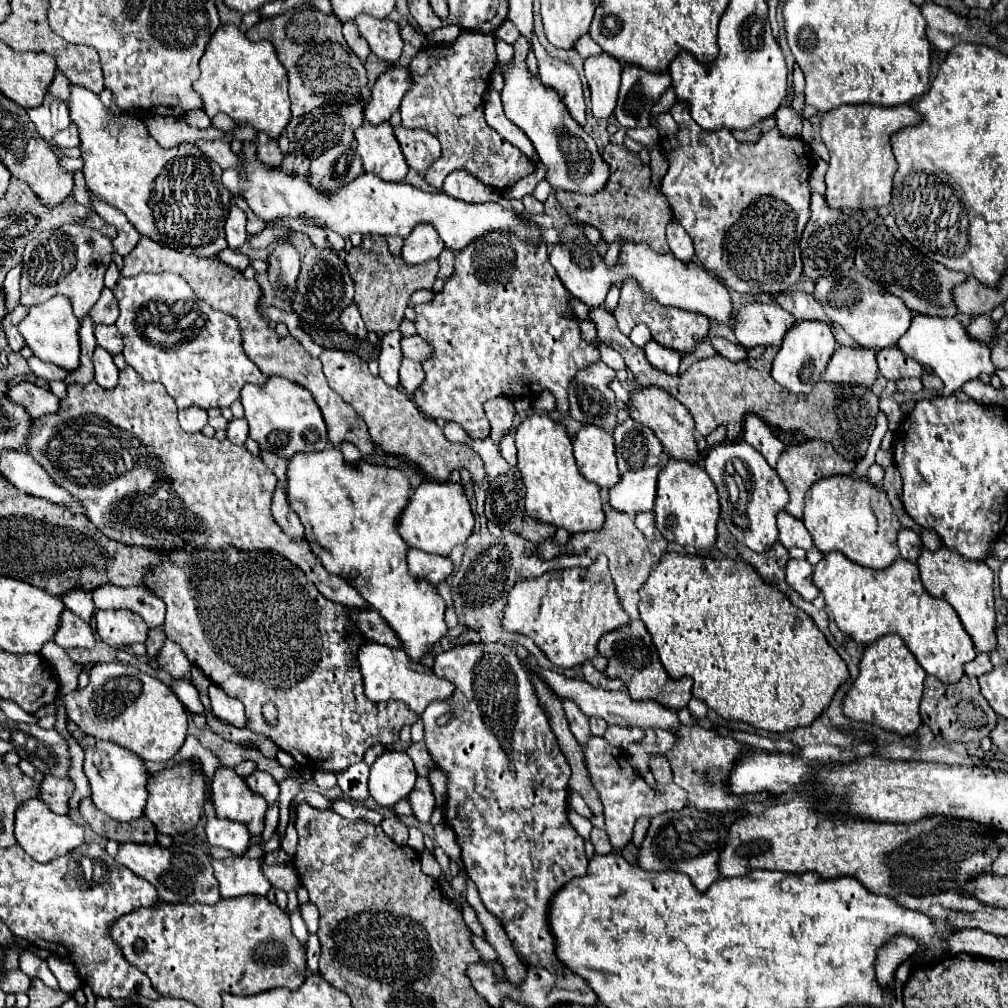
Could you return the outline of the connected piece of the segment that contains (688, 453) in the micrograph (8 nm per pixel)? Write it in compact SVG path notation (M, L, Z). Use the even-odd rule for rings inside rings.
M649 387L649 389L639 389L633 397L631 397L631 403L633 403L633 411L629 411L629 415L647 425L655 435L657 439L661 441L661 445L665 447L665 457L667 459L677 459L677 461L691 461L691 463L699 463L701 461L701 455L699 455L699 449L697 449L697 441L695 441L695 435L693 435L693 429L695 429L695 421L691 417L691 413L679 405L679 401L673 401L673 397L669 397L663 389L657 389L657 387Z

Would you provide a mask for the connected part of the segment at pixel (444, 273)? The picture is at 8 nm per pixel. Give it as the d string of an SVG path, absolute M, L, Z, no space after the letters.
M441 253L439 255L439 273L437 273L437 279L441 279L441 281L445 281L451 273L453 273L453 253Z

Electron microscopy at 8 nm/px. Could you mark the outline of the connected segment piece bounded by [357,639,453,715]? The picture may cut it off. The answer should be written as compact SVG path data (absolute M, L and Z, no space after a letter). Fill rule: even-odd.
M365 639L359 645L357 661L359 661L363 685L365 685L365 695L371 701L375 701L375 703L381 703L381 701L403 701L407 705L413 705L413 711L417 711L421 715L423 709L431 701L447 699L453 693L451 681L437 677L431 671L431 667L425 667L423 663L421 665L413 665L409 661L409 657L405 657L403 649L395 649L395 647L373 643L373 641Z

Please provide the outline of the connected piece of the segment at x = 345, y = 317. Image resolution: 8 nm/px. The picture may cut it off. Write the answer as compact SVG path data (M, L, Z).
M351 303L345 313L341 313L341 325L345 329L345 333L349 333L351 337L355 337L357 341L365 341L367 339L367 331L365 331L365 325L363 325L363 319L357 311L357 307Z

